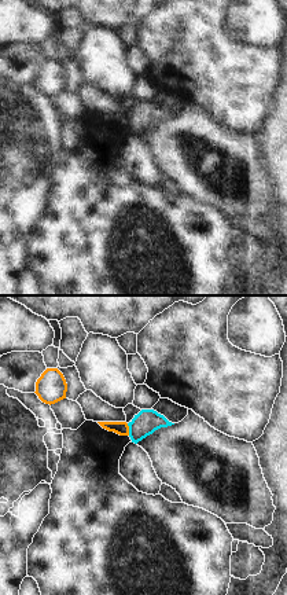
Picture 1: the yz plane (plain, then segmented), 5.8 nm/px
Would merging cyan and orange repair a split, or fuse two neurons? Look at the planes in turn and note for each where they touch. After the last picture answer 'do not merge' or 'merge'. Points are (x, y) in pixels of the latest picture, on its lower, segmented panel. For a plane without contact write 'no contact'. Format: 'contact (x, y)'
contact (129, 429)

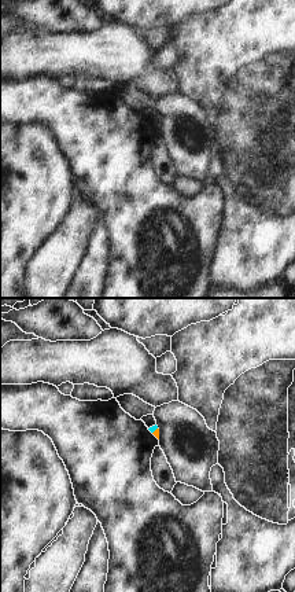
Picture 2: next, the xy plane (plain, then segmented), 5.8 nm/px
contact (155, 429)

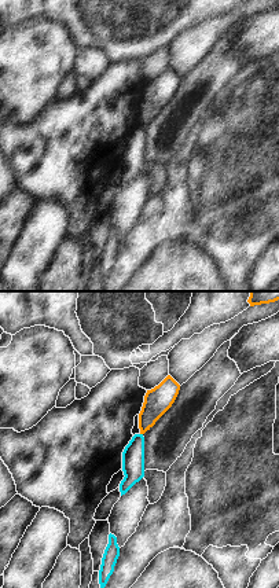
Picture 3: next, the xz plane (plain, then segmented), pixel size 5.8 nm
no contact

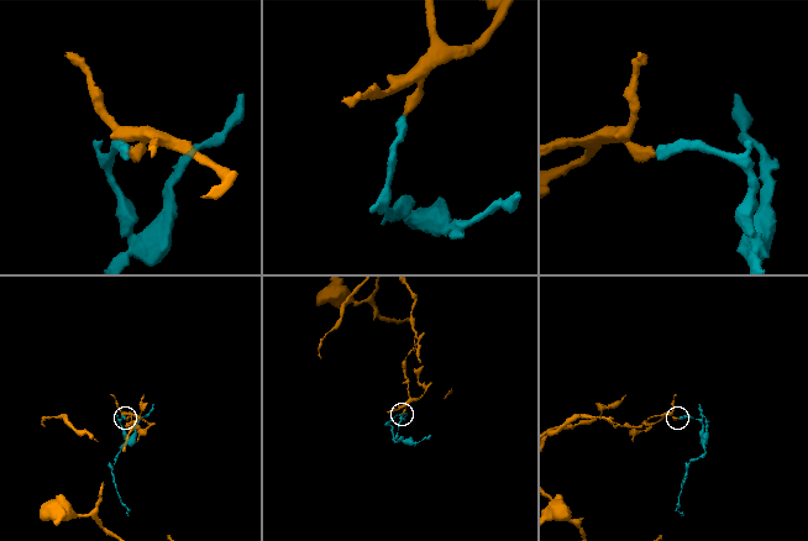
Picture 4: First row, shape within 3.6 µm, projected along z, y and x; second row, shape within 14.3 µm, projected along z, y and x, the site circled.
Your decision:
do not merge

